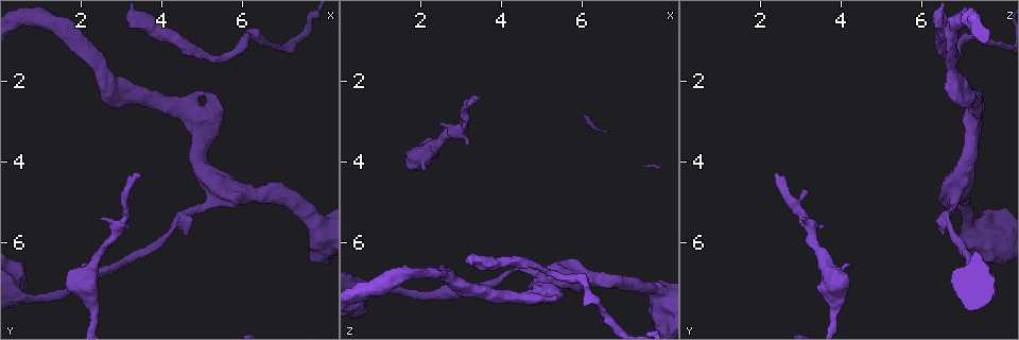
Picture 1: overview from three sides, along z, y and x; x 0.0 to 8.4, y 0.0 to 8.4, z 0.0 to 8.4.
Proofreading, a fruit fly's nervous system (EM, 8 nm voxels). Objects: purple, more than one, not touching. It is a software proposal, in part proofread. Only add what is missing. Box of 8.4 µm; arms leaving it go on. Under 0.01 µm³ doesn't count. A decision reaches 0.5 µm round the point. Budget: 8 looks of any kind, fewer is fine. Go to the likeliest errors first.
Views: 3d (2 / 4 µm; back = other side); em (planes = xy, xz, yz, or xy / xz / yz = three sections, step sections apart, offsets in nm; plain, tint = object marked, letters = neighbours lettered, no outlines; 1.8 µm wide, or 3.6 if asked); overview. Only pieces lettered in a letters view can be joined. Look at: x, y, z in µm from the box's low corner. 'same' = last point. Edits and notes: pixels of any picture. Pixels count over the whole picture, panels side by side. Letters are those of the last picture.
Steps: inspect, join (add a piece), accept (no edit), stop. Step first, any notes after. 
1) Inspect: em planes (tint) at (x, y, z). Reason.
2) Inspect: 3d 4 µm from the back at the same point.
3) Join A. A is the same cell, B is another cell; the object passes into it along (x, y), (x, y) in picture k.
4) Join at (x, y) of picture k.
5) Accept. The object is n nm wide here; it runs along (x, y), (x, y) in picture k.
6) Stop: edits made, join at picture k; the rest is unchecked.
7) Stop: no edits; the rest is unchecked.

Inspect: 3d 2 µm at (3.50, 4.35, 2.40). Free end.

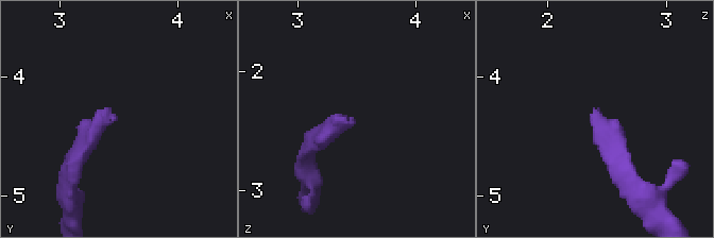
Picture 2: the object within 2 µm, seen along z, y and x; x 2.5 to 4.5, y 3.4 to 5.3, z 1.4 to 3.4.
Inspect: em 3.6 µm planes (letters) at (3.48, 4.32, 2.44).

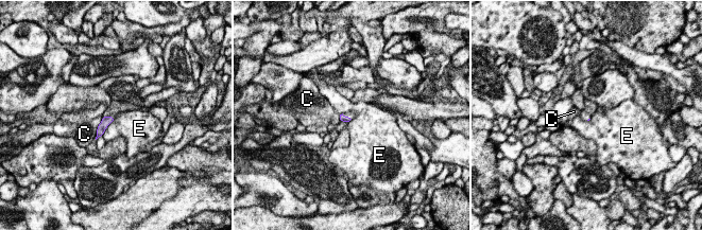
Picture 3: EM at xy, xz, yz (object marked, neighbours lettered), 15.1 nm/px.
Accept. C and E are other cells; no lettered piece goes on from it.

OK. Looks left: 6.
Inspect: 3d 2 µm at (5.35, 2.30, 7.40). Stops while still wide.

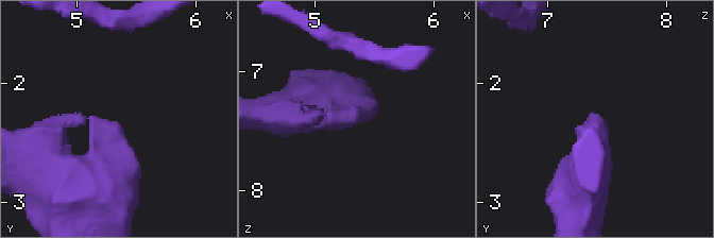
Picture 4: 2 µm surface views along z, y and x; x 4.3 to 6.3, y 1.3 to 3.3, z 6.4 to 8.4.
Inspect: em planes (letters) at (5.34, 2.32, 7.42).

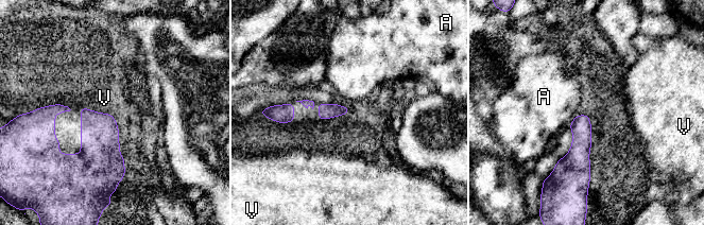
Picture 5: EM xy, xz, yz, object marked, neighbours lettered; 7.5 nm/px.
Accept. A and V are other cells; it runs along (305, 102), (325, 110), (345, 110) in picture 5; no lettered piece goes on from it.

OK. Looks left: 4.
Inspect: em xz step 8 (letters) at (2.40, 6.40, 3.60).

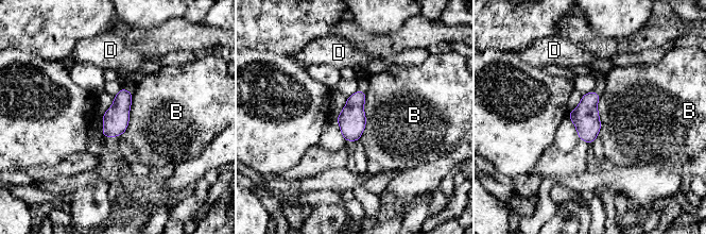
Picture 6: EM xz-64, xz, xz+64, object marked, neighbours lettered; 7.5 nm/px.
Accept. B and D are other cells; a border runs along (366, 94), (365, 128), (358, 139) in picture 6; no lettered piece goes on from it.

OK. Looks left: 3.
Stop: no edits; the rest is unchecked.

